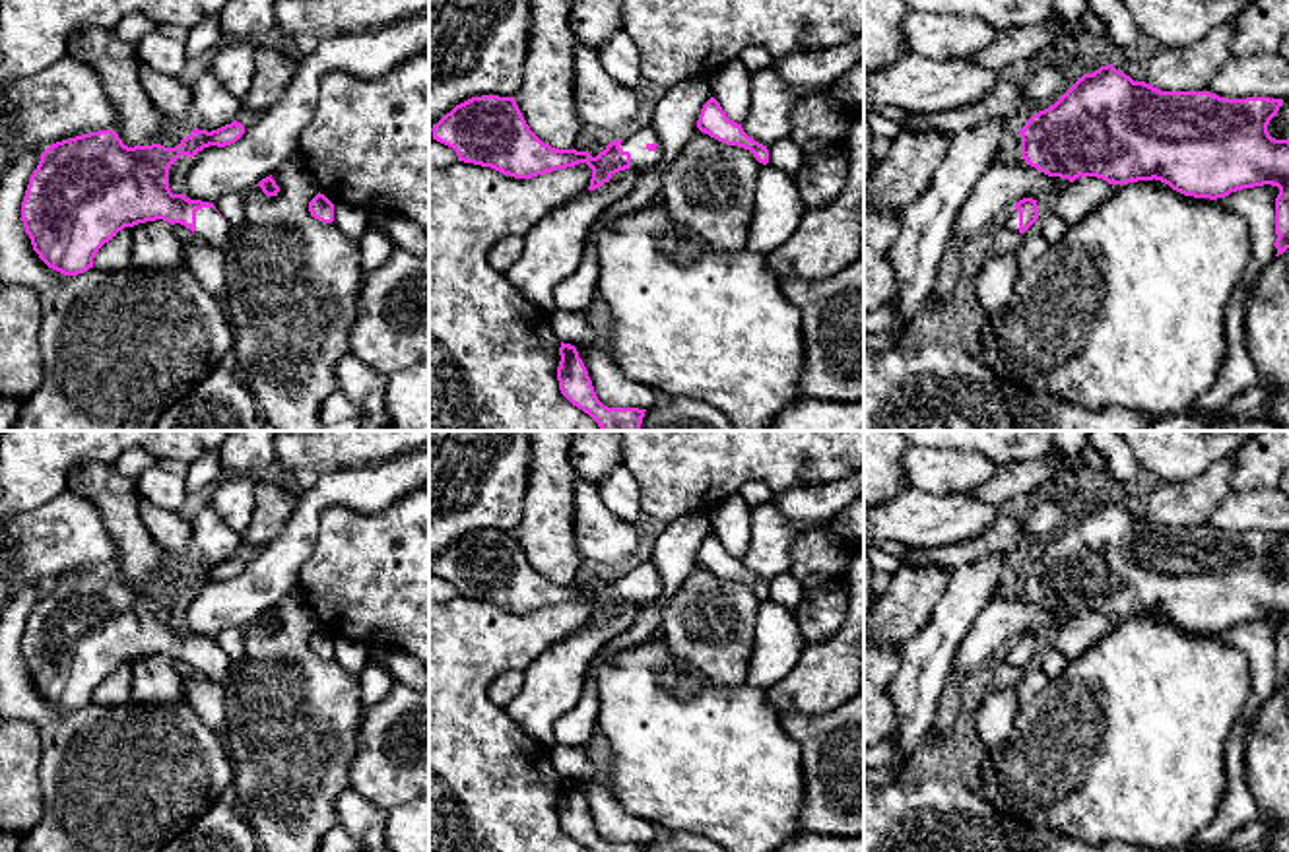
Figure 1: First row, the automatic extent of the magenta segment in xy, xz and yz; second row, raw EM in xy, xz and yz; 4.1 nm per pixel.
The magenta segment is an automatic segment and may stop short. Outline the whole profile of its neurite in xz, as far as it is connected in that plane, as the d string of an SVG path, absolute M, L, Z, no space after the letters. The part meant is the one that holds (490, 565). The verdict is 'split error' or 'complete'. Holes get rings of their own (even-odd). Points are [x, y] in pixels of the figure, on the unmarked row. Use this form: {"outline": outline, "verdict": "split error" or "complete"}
{"outline": "M481 530L456 540L433 561L433 574L452 582L458 596L491 602L514 613L532 613L586 598L590 621L542 652L526 670L524 685L505 710L536 741L553 747L555 722L582 697L590 660L635 625L639 613L660 594L656 567L644 561L613 574L592 592L555 584L526 559L512 532Z", "verdict": "split error"}

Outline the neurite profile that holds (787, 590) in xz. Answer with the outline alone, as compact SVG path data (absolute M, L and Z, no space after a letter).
M784 574L769 584L769 600L792 613L798 611L804 592L804 586L792 574Z

